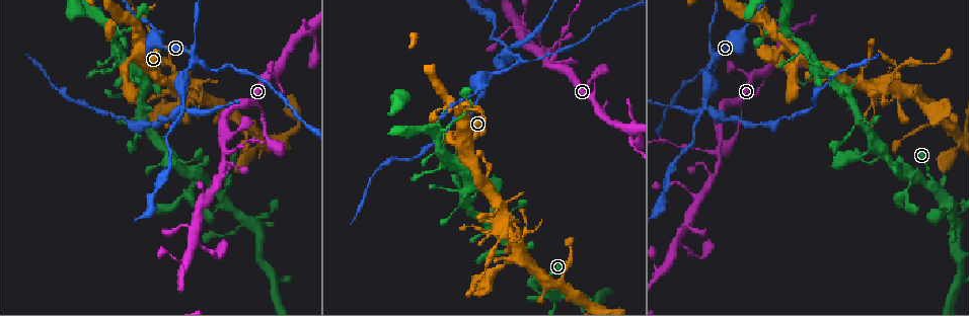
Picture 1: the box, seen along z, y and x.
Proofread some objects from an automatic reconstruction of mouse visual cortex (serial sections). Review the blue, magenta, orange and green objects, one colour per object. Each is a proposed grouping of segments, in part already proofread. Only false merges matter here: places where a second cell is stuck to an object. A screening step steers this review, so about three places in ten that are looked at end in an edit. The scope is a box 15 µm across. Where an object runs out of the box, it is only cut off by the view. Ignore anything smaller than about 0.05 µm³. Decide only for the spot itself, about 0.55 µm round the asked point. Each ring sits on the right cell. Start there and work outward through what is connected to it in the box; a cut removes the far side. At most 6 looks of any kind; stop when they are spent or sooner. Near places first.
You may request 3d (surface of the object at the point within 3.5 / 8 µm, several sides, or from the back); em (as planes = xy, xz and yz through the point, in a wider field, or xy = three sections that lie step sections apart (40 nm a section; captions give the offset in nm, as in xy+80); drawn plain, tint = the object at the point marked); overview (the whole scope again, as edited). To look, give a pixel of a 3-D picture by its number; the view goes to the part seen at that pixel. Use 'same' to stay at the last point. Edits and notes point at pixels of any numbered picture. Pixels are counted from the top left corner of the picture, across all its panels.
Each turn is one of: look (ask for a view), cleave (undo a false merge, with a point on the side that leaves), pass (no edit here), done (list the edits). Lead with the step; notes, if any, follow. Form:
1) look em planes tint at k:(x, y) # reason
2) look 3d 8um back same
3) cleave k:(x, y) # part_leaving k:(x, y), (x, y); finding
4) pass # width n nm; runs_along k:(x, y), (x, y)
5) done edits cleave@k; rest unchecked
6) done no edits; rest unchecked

look 3d 3.5um at 1:(745, 30) # calibre changes

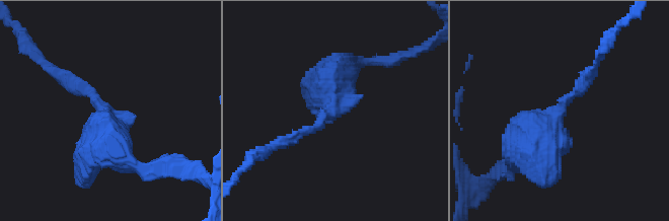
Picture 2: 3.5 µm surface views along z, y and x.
look em xy step 5 tint at 2:(562, 111) # need the tissue

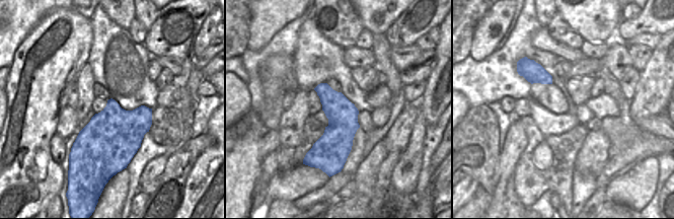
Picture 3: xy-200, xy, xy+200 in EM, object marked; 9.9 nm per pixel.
pass # runs_along 2:(516, 153), (547, 129), (591, 72); all the same cell

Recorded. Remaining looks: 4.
look 3d 8um at 1:(441, 133) # branch point

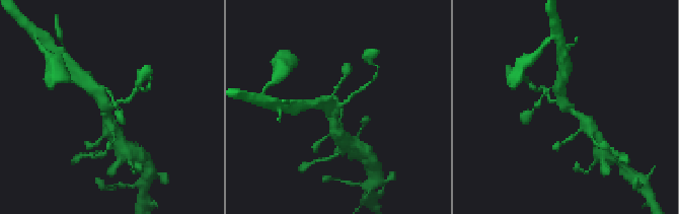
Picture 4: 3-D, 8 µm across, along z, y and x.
look 3d 3.5um at 4:(565, 109)

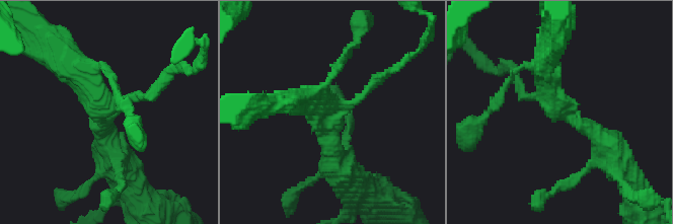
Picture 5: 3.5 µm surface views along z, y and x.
look em xy step 3 tint at 5:(334, 116) # arms 3; arm_widths 150, 300, 350 nm

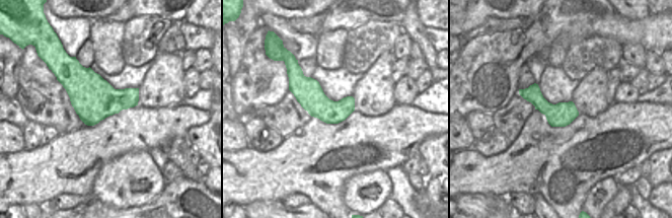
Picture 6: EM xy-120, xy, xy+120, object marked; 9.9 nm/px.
pass # runs_along 5:(612, 152), (552, 105), (545, 65); one cell here

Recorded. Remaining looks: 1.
look 3d 3.5um at 1:(221, 153) # two arms in line, one across

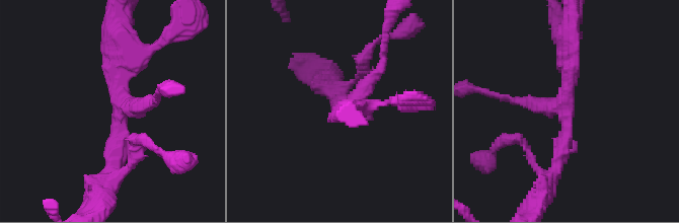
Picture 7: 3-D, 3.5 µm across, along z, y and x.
pass # runs_along 7:(568, 36), (571, 86), (557, 167); one cell here

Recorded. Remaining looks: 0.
done no edits; rest unchecked

